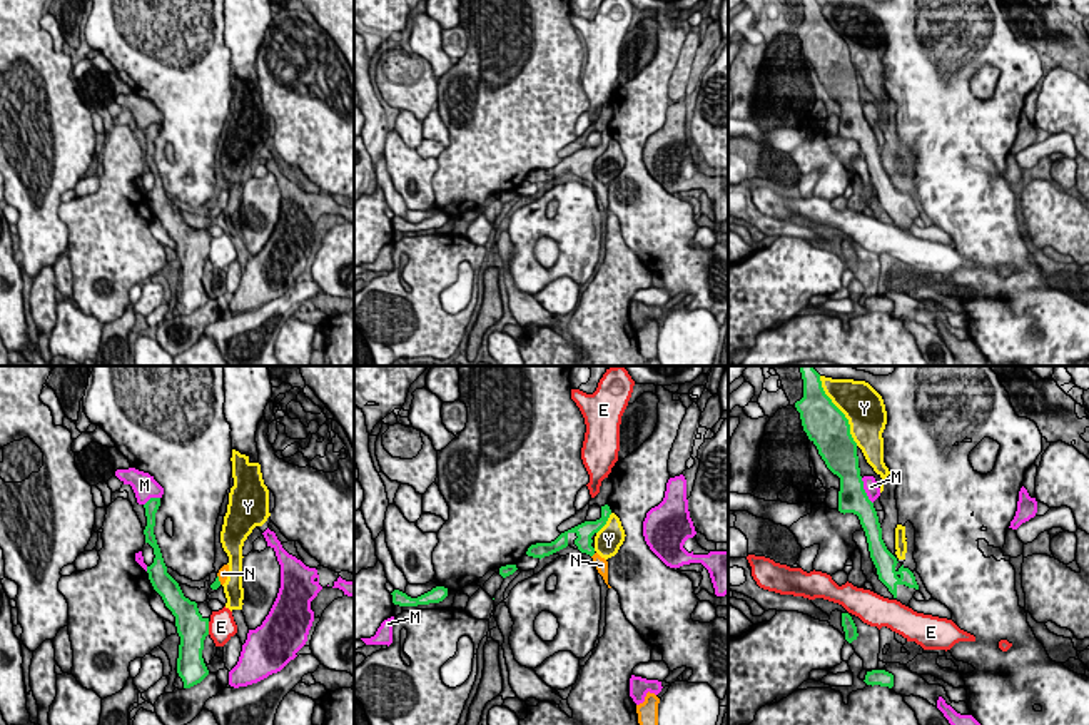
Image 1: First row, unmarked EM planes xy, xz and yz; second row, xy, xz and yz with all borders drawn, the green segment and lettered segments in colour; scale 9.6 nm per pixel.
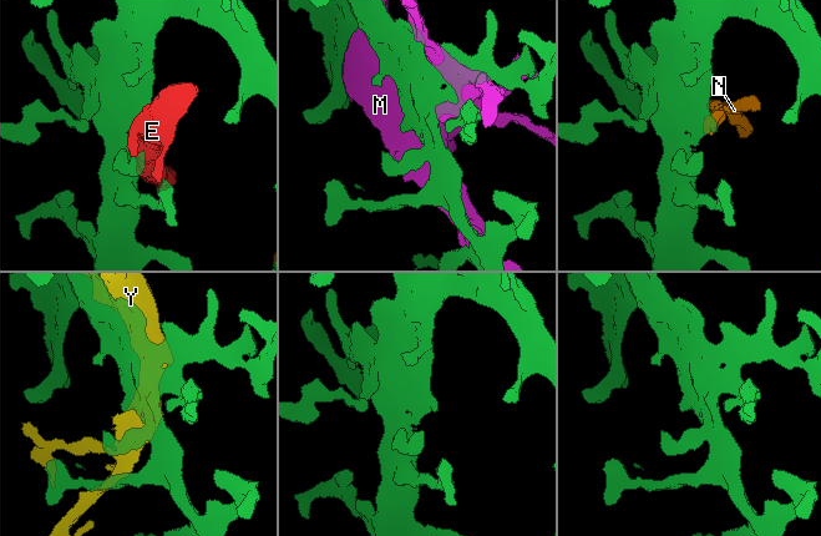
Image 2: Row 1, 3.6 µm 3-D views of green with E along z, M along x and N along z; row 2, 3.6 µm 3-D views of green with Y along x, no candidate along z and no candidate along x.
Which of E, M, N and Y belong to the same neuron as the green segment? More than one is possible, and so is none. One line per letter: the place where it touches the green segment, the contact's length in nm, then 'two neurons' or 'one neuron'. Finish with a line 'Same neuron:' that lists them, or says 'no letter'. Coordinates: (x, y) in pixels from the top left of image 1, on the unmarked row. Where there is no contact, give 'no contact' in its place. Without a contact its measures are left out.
E: xy (207, 254) | 130 nm | two neurons
M: yz (864, 117) | 280 nm | two neurons
N: xy (217, 206) | 100 nm | one neuron
Y: yz (840, 37) | 750 nm | two neurons
Same neuron: N

